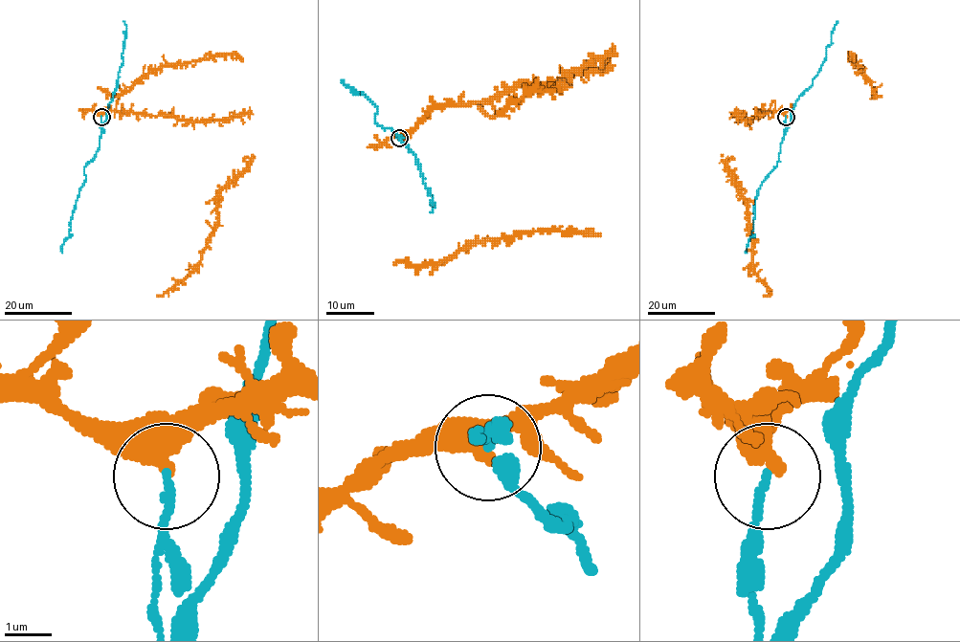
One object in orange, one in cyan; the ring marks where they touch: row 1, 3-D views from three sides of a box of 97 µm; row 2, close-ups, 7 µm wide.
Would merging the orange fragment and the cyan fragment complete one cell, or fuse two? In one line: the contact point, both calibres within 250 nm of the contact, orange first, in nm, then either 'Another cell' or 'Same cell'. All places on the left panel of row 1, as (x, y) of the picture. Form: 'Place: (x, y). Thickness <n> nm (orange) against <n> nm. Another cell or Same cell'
Place: (101, 117). Thickness 380 nm (orange) against 180 nm. Another cell

